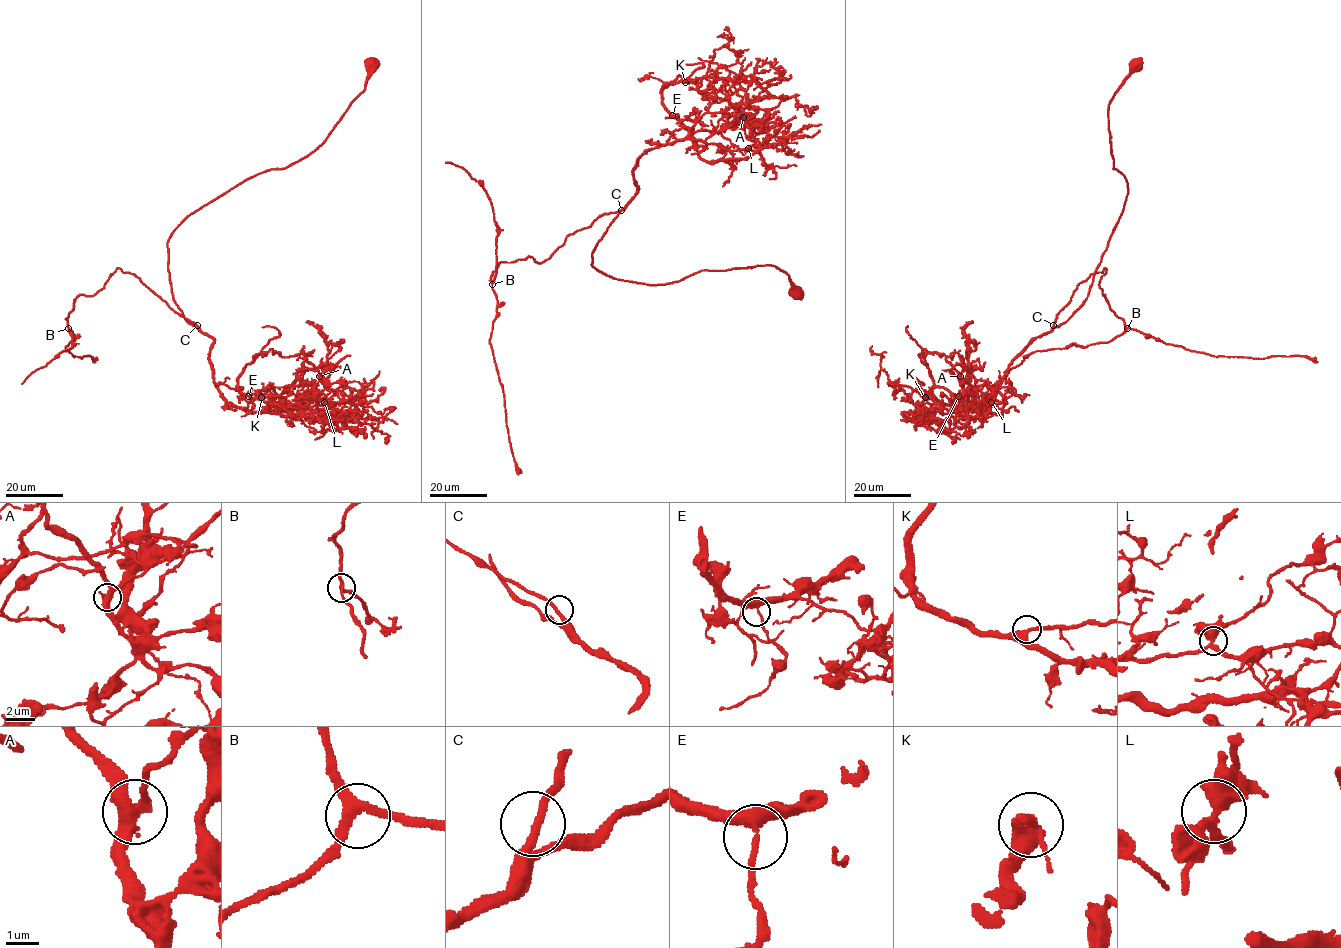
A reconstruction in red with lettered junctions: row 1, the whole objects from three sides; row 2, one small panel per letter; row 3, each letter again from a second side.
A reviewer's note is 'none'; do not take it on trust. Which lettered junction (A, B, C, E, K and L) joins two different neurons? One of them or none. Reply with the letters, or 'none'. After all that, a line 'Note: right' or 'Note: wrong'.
A
Note: wrong

